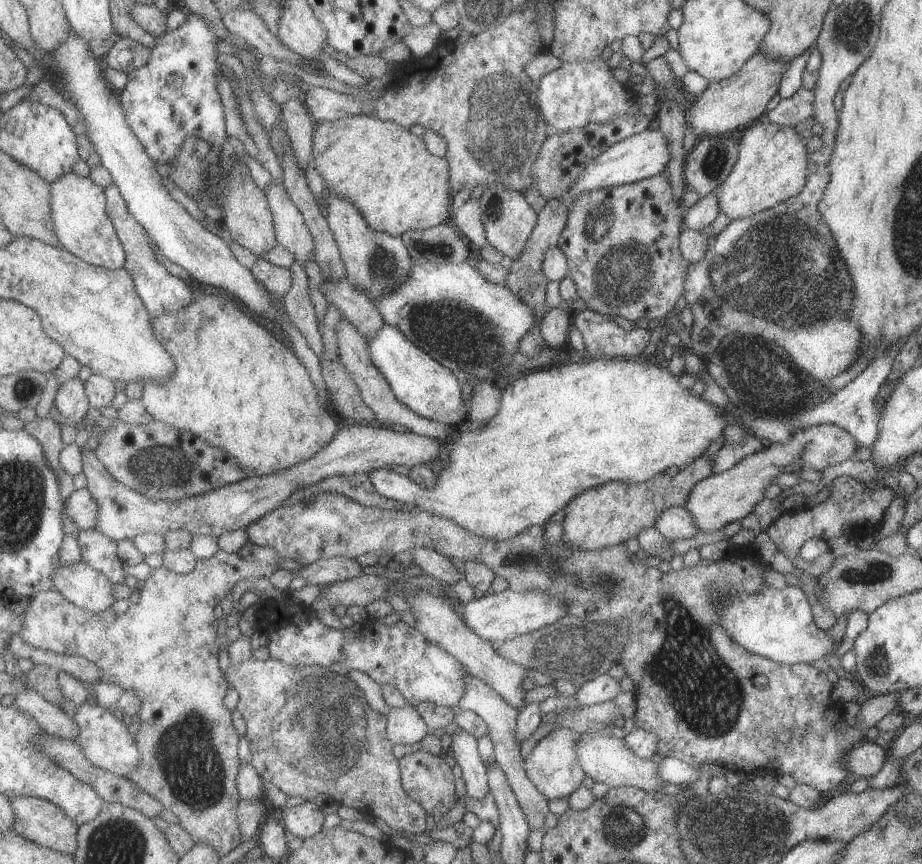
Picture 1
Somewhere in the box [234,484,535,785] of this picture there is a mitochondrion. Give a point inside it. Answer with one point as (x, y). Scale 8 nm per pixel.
(335, 740)

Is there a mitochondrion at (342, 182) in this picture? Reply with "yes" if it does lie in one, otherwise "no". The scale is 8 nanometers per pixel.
no

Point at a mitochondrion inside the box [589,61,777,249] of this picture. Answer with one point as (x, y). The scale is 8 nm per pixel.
(716, 161)

